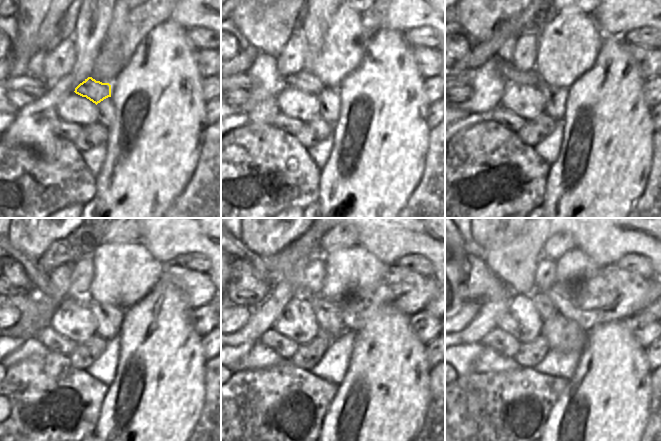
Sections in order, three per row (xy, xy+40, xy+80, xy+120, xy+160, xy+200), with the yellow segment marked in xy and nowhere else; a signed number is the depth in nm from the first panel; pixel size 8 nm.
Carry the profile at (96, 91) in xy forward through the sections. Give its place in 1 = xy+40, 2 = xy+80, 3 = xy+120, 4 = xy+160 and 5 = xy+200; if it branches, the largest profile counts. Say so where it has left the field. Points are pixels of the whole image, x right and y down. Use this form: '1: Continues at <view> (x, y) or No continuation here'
1: Continues at xy+40 (304, 81)
2: Continues at xy+80 (510, 73)
3: Continues at xy+120 (45, 286)
4: Continues at xy+160 (261, 265)
5: Continues at xy+200 (466, 251).

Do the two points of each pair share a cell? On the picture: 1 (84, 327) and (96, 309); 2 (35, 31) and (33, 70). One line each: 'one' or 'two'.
1: two
2: two

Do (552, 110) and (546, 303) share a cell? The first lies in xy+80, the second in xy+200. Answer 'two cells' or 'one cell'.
one cell

